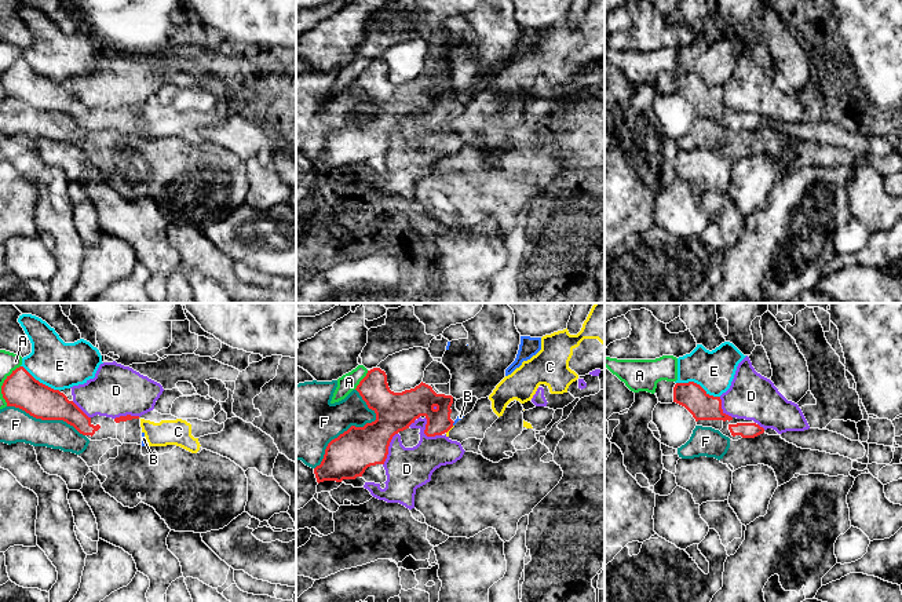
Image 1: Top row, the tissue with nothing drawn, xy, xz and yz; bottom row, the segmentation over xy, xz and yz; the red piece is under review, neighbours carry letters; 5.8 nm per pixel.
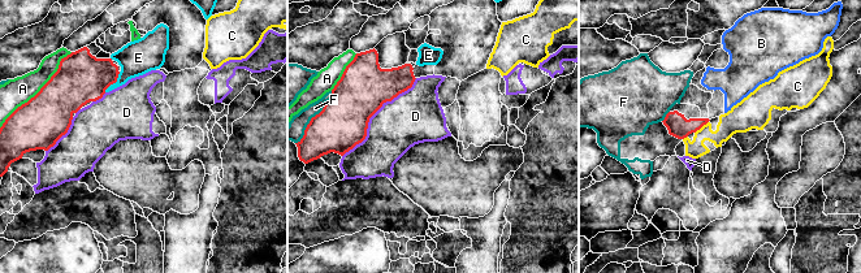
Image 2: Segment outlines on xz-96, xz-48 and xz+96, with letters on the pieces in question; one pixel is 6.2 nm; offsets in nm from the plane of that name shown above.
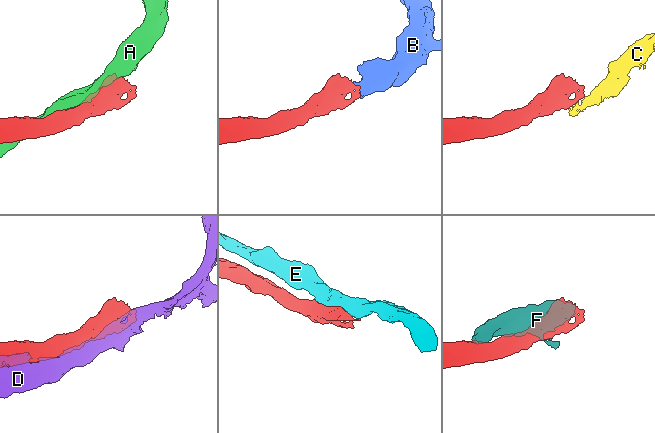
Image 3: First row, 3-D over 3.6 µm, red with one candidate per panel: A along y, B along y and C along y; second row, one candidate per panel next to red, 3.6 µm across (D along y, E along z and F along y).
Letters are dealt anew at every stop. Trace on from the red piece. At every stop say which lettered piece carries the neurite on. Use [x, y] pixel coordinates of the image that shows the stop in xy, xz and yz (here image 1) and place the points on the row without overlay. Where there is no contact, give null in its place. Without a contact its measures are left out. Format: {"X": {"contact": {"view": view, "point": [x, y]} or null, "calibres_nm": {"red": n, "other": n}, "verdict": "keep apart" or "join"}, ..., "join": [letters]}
{"A": {"contact": {"view": "xz", "point": [361, 72]}, "calibres_nm": {"red": 200, "other": 110}, "verdict": "keep apart"}, "B": {"contact": {"view": "xz", "point": [453, 113]}, "calibres_nm": {"red": 170, "other": 40}, "verdict": "join"}, "C": {"contact": {"view": "xz", "point": [449, 120]}, "calibres_nm": {"red": 170, "other": 20}, "verdict": "keep apart"}, "D": {"contact": {"view": "xz", "point": [426, 126]}, "calibres_nm": {"red": 220, "other": 260}, "verdict": "keep apart"}, "E": {"contact": {"view": "yz", "point": [698, 76]}, "calibres_nm": {"red": 160, "other": 240}, "verdict": "keep apart"}, "F": {"contact": {"view": "xz", "point": [354, 117]}, "calibres_nm": {"red": 260, "other": 320}, "verdict": "keep apart"}, "join": ["B"]}

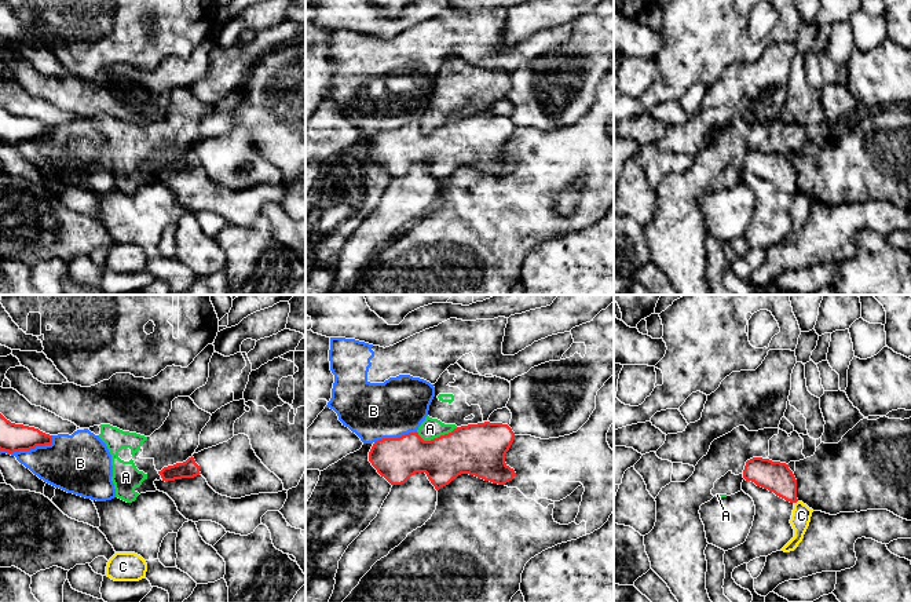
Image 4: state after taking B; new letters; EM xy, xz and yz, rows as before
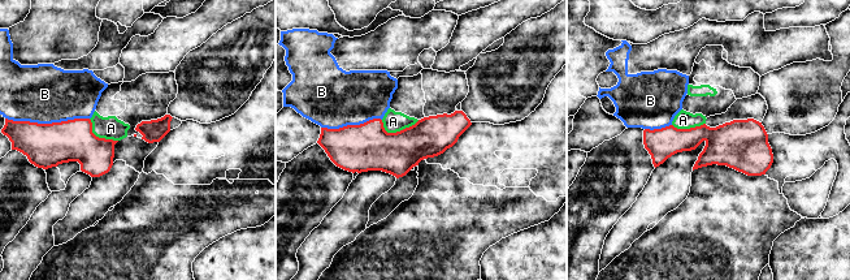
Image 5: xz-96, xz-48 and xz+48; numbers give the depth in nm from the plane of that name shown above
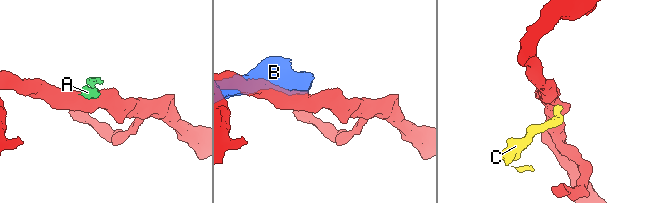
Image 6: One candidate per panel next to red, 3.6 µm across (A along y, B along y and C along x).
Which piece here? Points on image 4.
{"A": {"contact": {"view": "xz", "point": [438, 128]}, "calibres_nm": {"red": 300, "other": 120}, "verdict": "keep apart"}, "B": {"contact": {"view": "xy", "point": [29, 141]}, "calibres_nm": {"red": 160, "other": 320}, "verdict": "keep apart"}, "C": {"contact": {"view": "yz", "point": [796, 193]}, "calibres_nm": {"red": 180, "other": 110}, "verdict": "keep apart"}, "join": []}

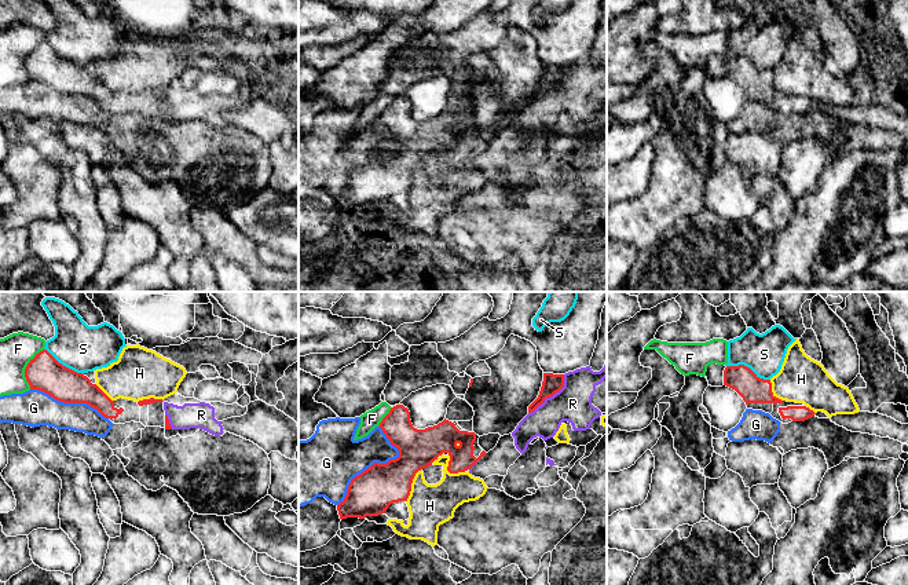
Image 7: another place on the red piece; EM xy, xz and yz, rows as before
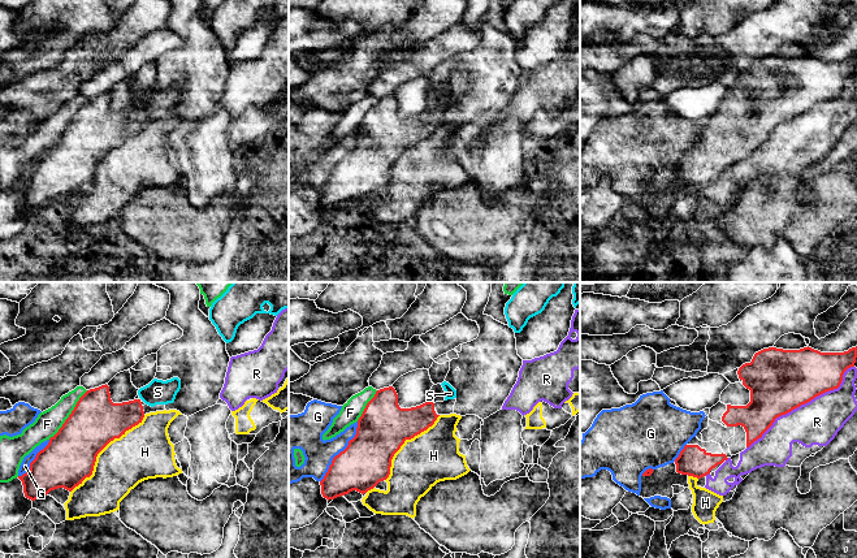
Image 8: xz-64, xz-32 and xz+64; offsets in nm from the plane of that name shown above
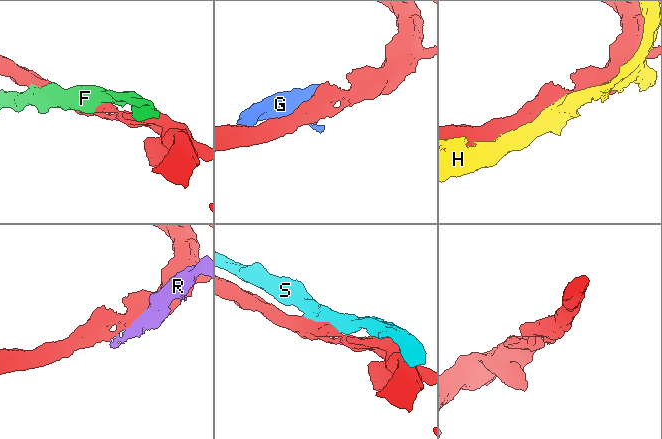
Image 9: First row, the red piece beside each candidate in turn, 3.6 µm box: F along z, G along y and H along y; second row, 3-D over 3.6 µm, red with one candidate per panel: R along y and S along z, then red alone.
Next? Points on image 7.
{"F": {"contact": {"view": "xy", "point": [25, 61]}, "calibres_nm": {"red": 200, "other": 200}, "verdict": "keep apart"}, "G": {"contact": {"view": "xz", "point": [377, 154]}, "calibres_nm": {"red": 260, "other": 320}, "verdict": "keep apart"}, "H": {"contact": {"view": "xz", "point": [449, 163]}, "calibres_nm": {"red": 220, "other": 260}, "verdict": "keep apart"}, "R": {"contact": {"view": "xz", "point": [550, 87]}, "calibres_nm": {"red": 110, "other": 220}, "verdict": "keep apart"}, "S": {"contact": {"view": "yz", "point": [749, 59]}, "calibres_nm": {"red": 160, "other": 240}, "verdict": "keep apart"}, "join": []}

